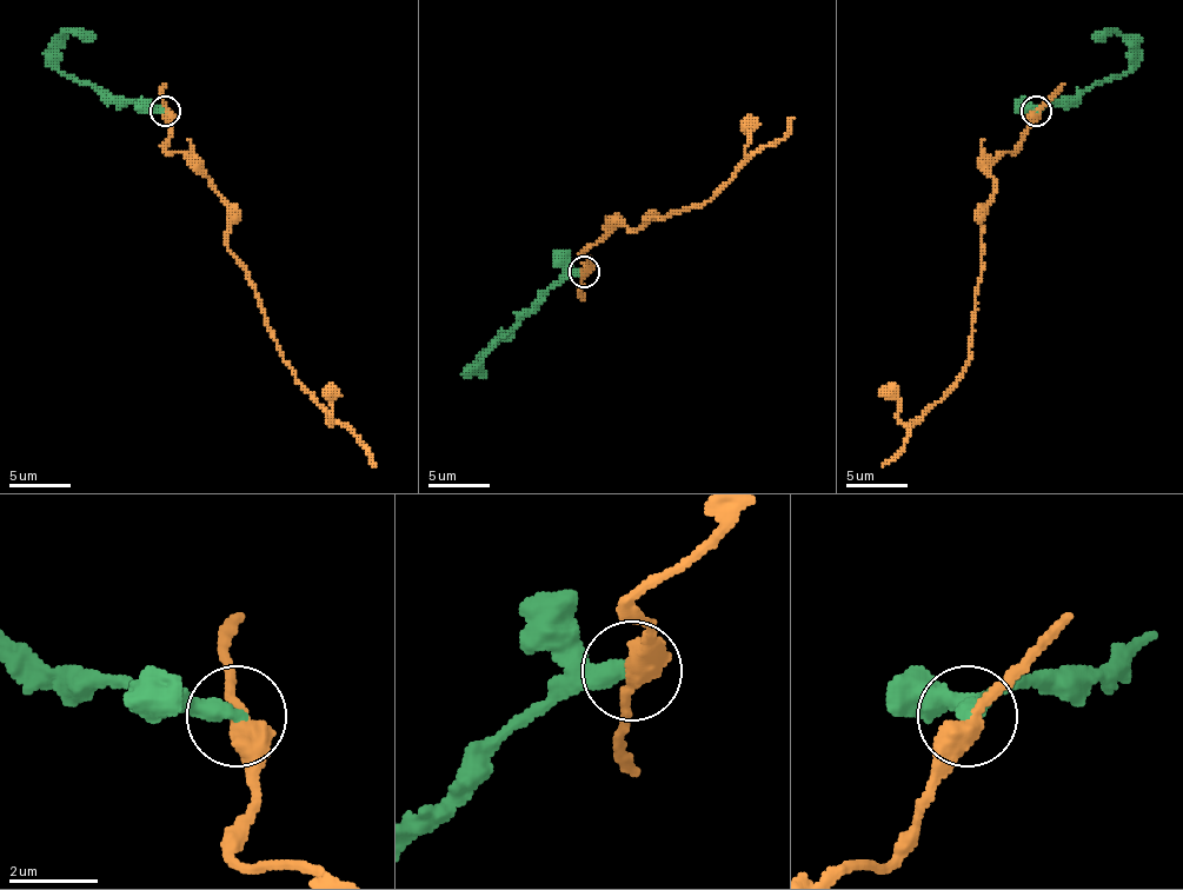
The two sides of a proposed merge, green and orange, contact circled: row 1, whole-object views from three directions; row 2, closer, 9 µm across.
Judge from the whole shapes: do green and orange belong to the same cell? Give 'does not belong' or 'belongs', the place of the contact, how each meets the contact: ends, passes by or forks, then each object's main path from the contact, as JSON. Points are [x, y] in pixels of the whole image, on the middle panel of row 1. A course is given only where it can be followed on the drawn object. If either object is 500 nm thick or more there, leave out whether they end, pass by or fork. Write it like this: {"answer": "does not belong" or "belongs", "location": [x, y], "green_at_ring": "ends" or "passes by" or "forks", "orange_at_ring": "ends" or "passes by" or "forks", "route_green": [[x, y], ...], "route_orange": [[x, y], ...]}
{"answer": "does not belong", "location": [584, 271], "green_at_ring": "ends", "orange_at_ring": "passes by", "route_green": [[584, 272], [572, 272], [557, 281], [473, 365], [513, 334]], "route_orange": [[584, 272], [584, 253], [616, 226], [637, 228], [646, 217], [704, 204], [753, 152], [788, 133], [793, 118]]}

